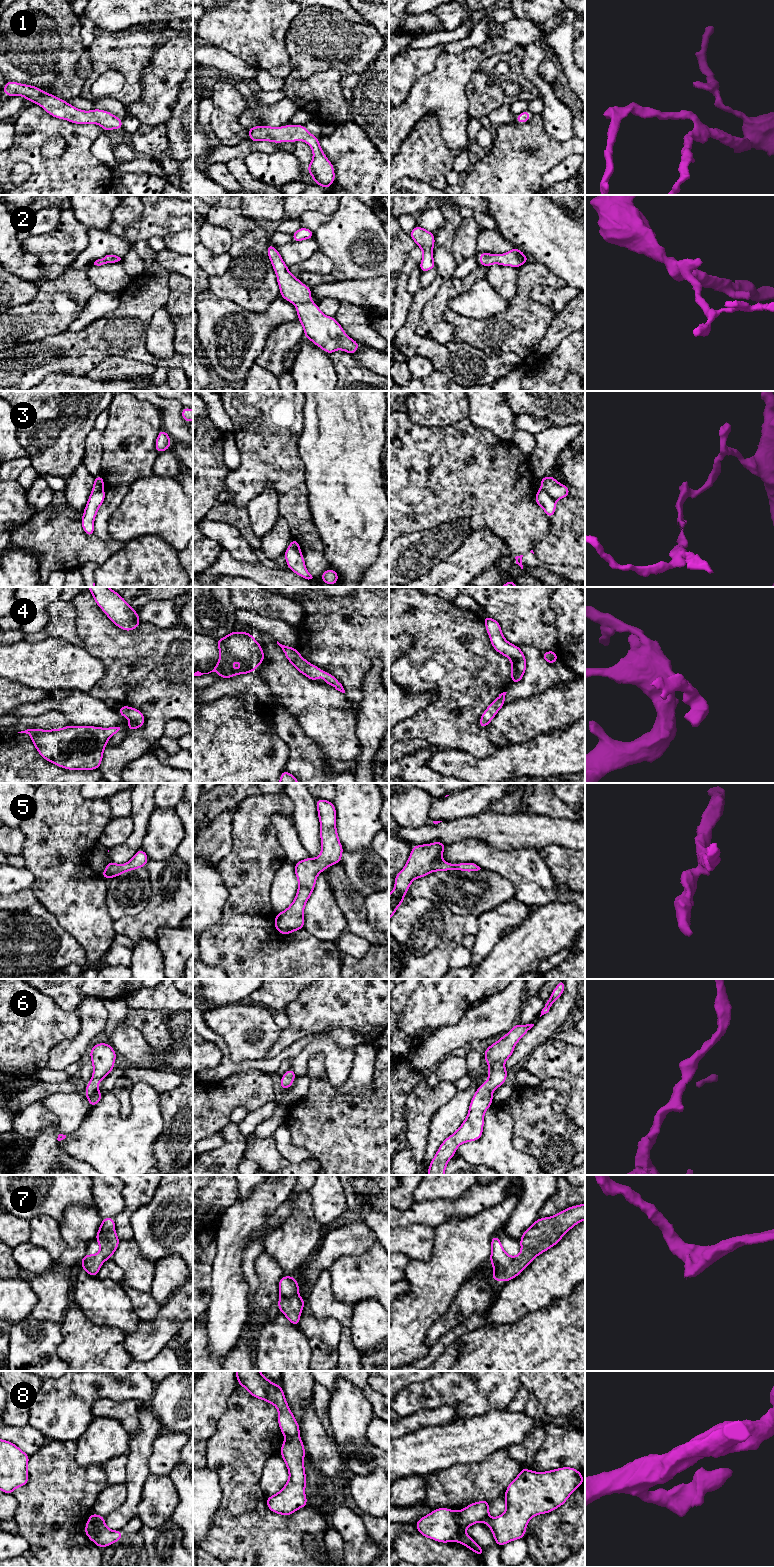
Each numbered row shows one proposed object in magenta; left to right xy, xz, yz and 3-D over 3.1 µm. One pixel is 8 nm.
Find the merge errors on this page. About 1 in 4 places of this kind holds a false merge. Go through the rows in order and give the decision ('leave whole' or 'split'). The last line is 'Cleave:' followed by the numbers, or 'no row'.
1: leave whole
2: leave whole
3: split
4: leave whole
5: leave whole
6: leave whole
7: leave whole
8: split
Cleave: 3, 8

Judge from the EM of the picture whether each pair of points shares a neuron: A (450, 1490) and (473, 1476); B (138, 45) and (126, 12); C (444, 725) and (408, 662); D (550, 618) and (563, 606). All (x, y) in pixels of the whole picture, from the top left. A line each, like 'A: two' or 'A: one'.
A: one
B: two
C: one
D: two

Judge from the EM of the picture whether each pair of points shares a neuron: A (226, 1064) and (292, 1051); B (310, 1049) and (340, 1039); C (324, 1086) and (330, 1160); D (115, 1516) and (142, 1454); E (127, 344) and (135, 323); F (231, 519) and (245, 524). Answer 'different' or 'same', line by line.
A: same
B: different
C: same
D: same
E: same
F: same

